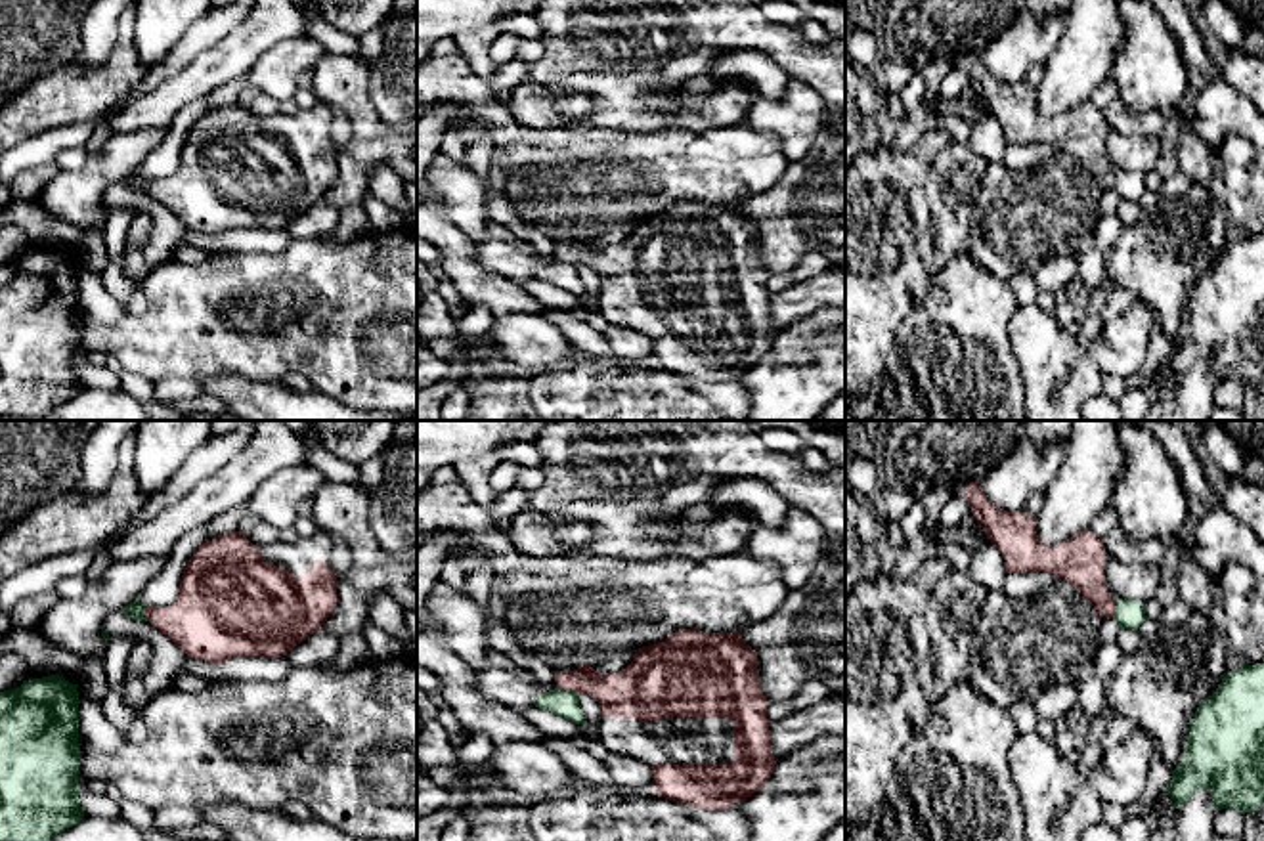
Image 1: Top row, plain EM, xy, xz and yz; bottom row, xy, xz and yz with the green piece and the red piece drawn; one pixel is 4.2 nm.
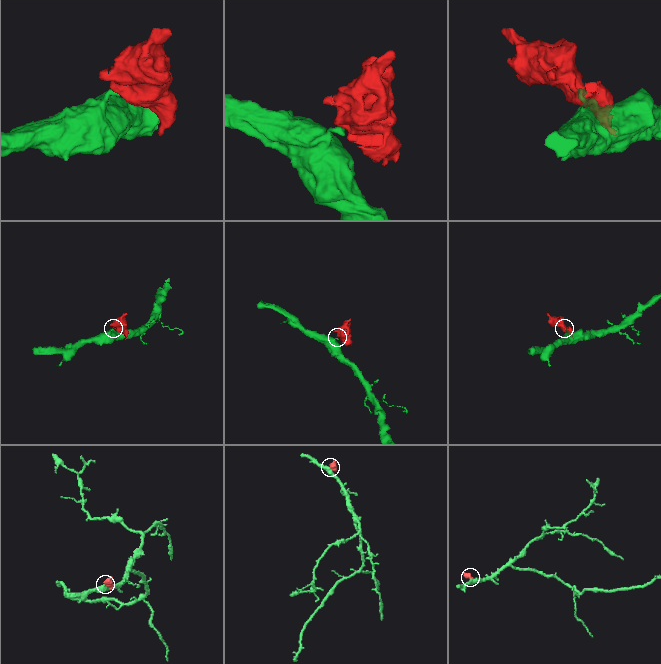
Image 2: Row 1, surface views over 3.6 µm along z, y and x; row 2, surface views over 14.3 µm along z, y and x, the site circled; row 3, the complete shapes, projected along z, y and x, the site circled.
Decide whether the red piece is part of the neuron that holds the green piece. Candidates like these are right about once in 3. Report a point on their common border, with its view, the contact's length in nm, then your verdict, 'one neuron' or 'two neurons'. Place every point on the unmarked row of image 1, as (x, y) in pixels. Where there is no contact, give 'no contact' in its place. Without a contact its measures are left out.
contact xz (568, 262); length 100 nm; two neurons

